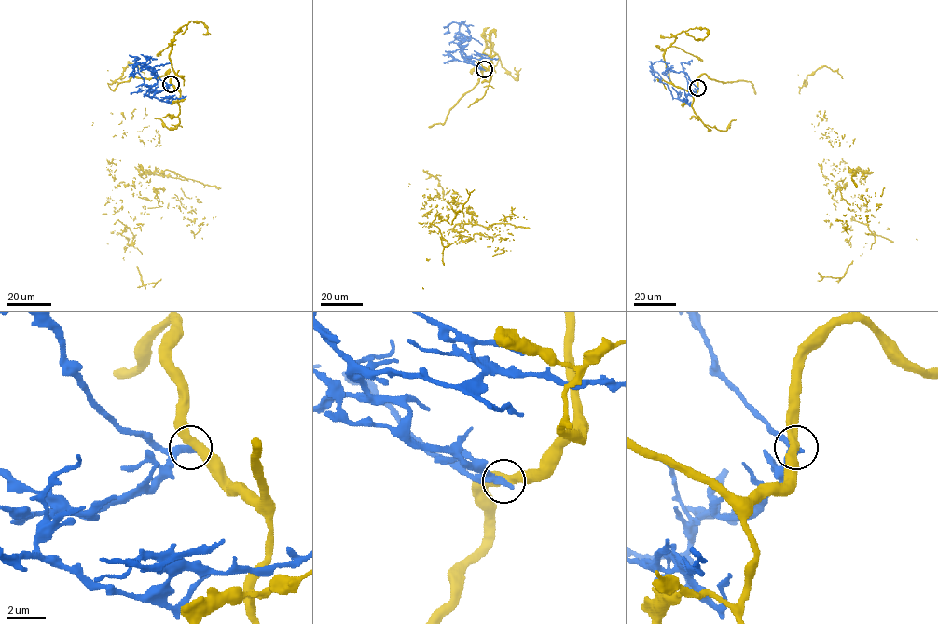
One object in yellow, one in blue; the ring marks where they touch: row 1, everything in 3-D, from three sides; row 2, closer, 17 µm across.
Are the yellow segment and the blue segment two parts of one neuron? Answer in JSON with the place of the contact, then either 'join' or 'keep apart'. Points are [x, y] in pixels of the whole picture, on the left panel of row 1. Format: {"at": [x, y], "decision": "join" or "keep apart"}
{"at": [171, 84], "decision": "keep apart"}

